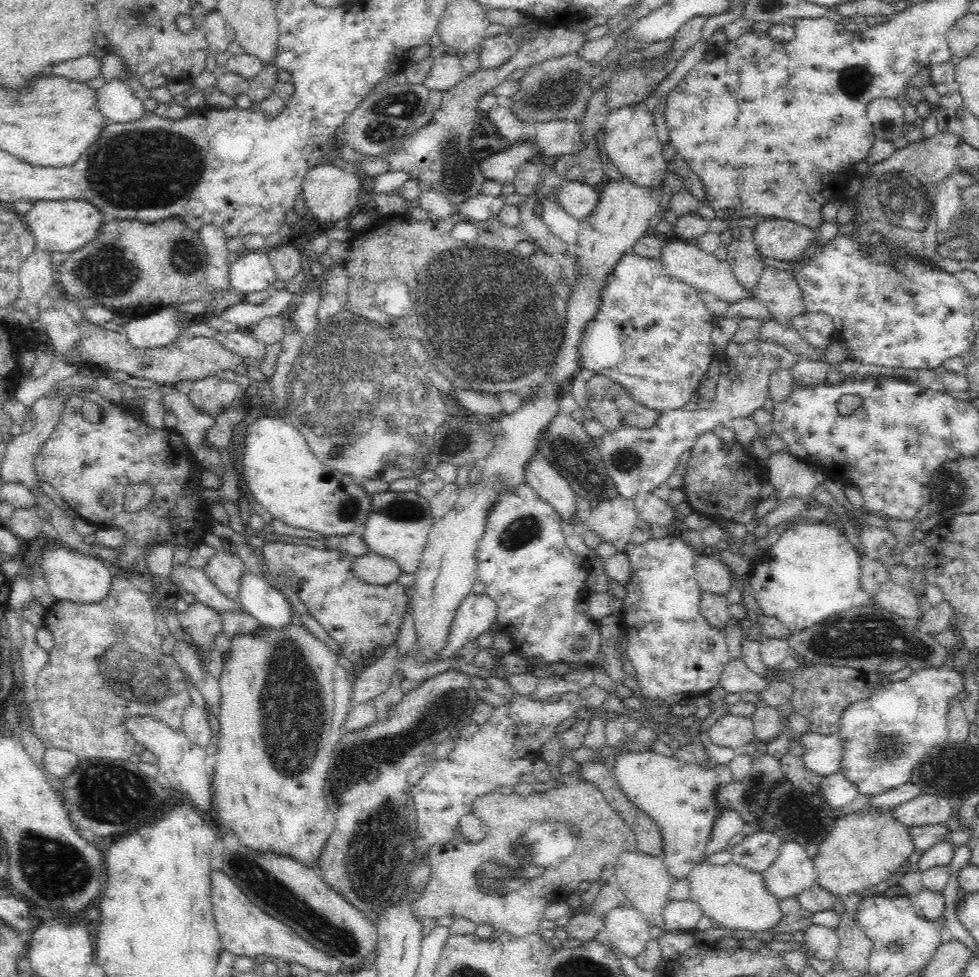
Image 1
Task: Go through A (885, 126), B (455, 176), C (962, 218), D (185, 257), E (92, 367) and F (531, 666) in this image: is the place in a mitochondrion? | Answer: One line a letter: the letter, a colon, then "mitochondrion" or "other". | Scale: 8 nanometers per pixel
A: mitochondrion
B: mitochondrion
C: mitochondrion
D: mitochondrion
E: other
F: other

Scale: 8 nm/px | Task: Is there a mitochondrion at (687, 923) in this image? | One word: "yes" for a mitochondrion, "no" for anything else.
no

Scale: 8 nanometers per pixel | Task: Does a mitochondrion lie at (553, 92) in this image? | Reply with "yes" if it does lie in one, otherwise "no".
yes

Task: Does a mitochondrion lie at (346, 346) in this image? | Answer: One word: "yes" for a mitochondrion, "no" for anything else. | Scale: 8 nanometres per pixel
yes

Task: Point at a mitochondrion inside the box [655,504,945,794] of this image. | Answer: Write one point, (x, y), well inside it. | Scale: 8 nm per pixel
(859, 637)

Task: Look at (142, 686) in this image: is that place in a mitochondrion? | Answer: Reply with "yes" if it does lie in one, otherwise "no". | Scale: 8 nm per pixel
yes

